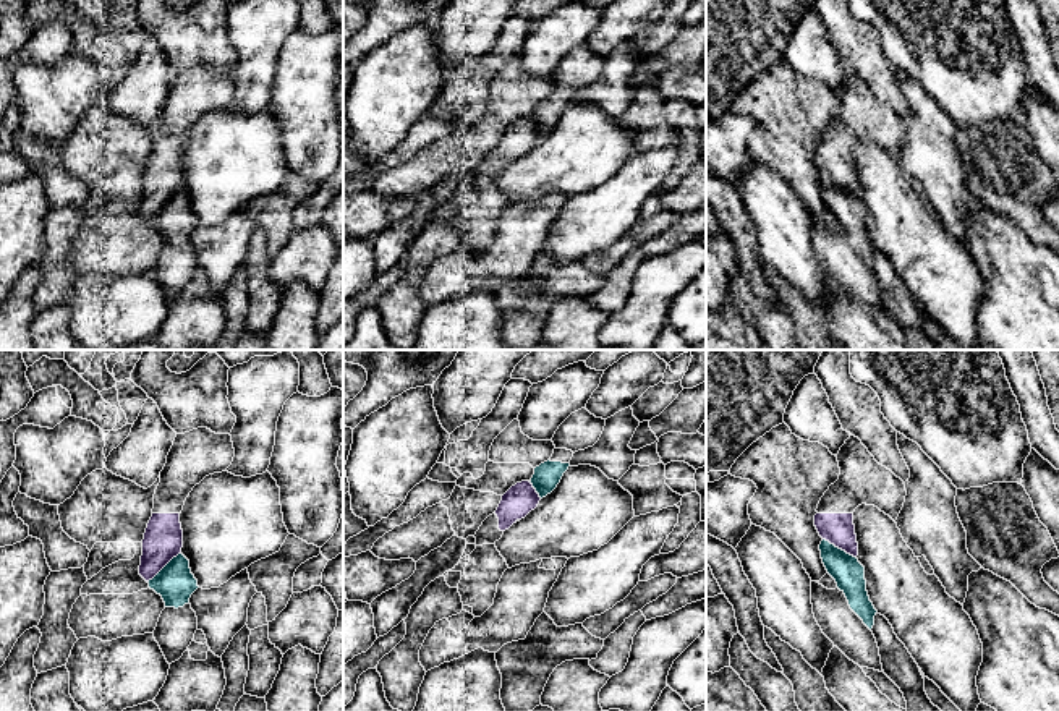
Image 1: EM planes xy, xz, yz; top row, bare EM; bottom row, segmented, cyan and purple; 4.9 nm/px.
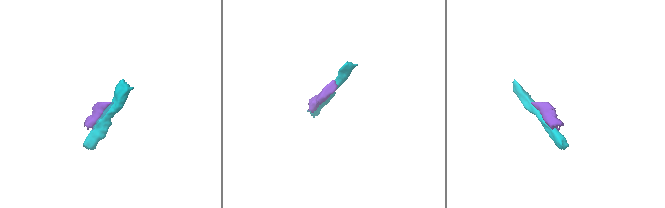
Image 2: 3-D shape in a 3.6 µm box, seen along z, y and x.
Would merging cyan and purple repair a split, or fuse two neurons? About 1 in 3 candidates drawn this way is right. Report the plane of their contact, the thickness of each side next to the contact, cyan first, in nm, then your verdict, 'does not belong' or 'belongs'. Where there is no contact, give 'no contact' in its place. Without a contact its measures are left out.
meets cyan in xy; 190 nm thick on the cyan side, 190 nm on the other; does not belong

